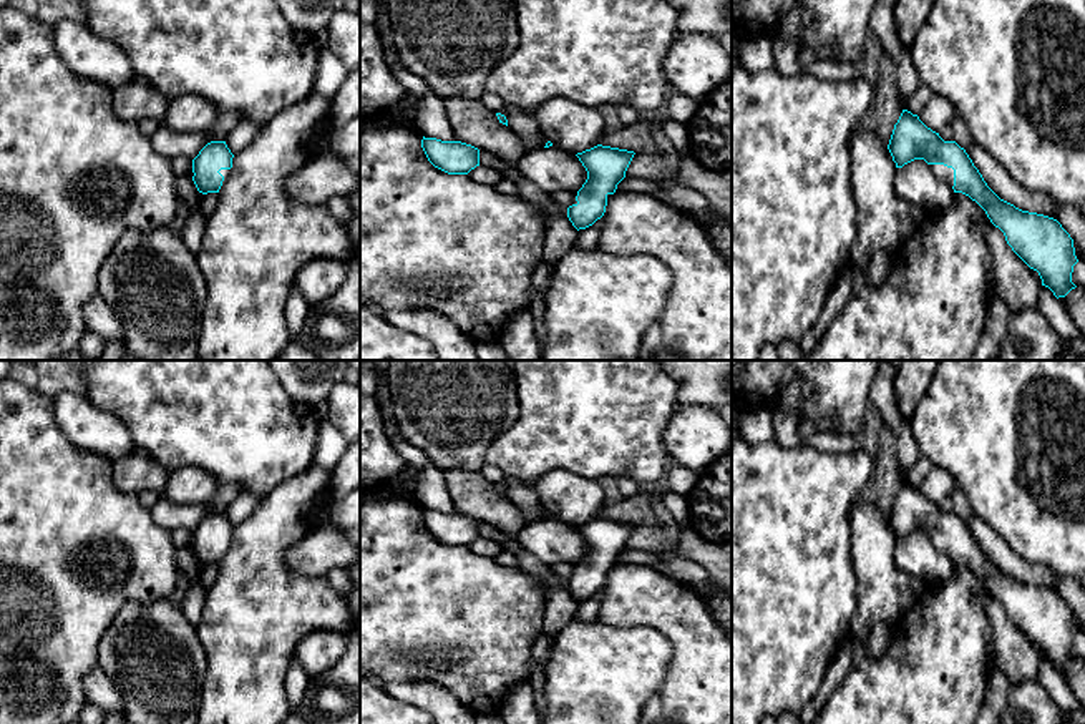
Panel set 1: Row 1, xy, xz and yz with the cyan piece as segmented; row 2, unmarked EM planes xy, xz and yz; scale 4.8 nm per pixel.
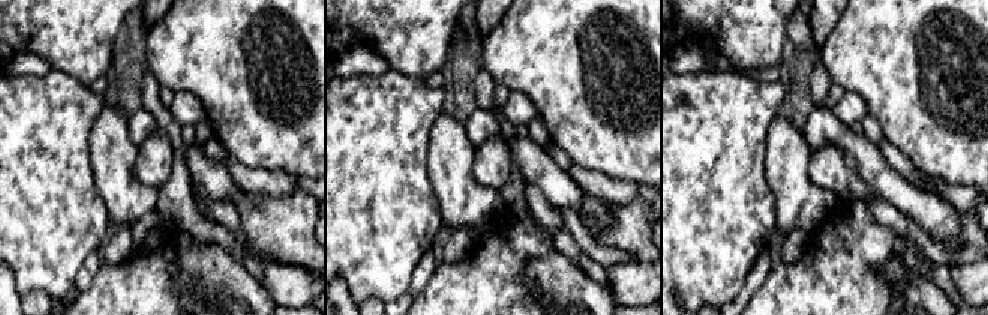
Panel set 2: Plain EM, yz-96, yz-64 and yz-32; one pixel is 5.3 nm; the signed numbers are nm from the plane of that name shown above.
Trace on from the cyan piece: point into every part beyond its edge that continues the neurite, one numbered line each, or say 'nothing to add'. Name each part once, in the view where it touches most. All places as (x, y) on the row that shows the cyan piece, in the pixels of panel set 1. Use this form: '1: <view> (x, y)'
1: yz (943, 173)

